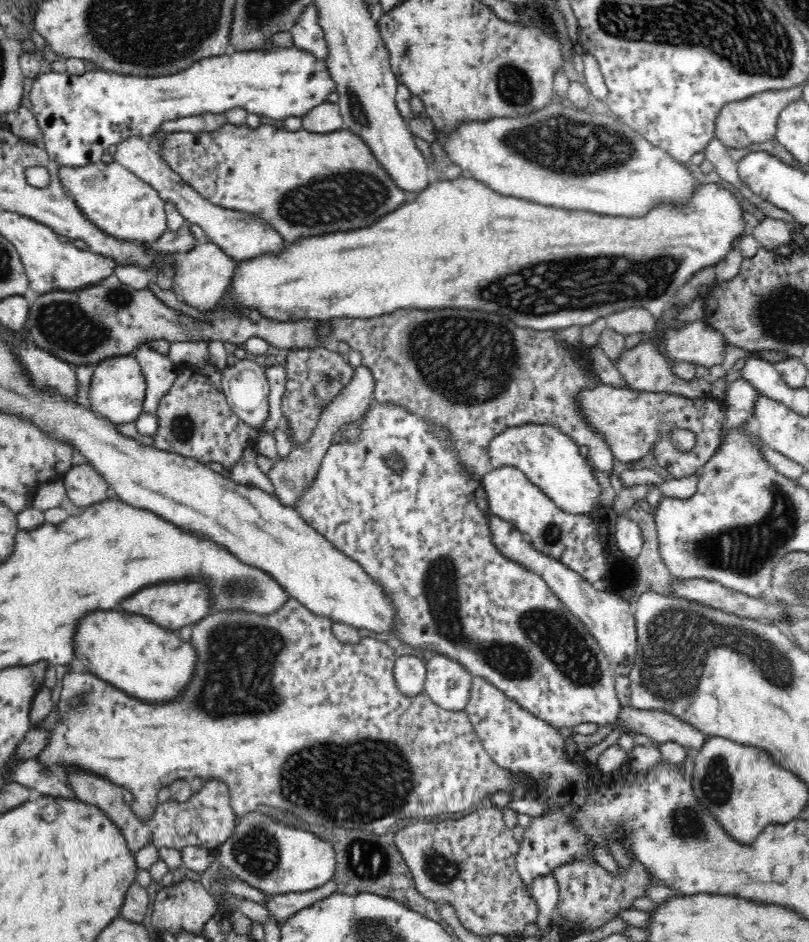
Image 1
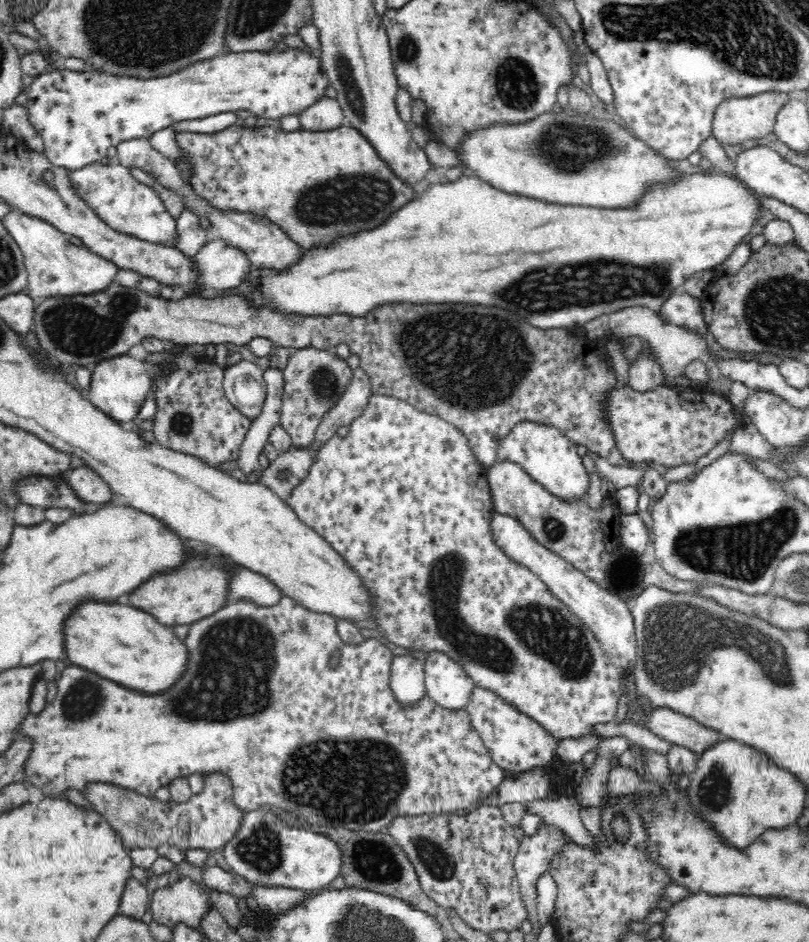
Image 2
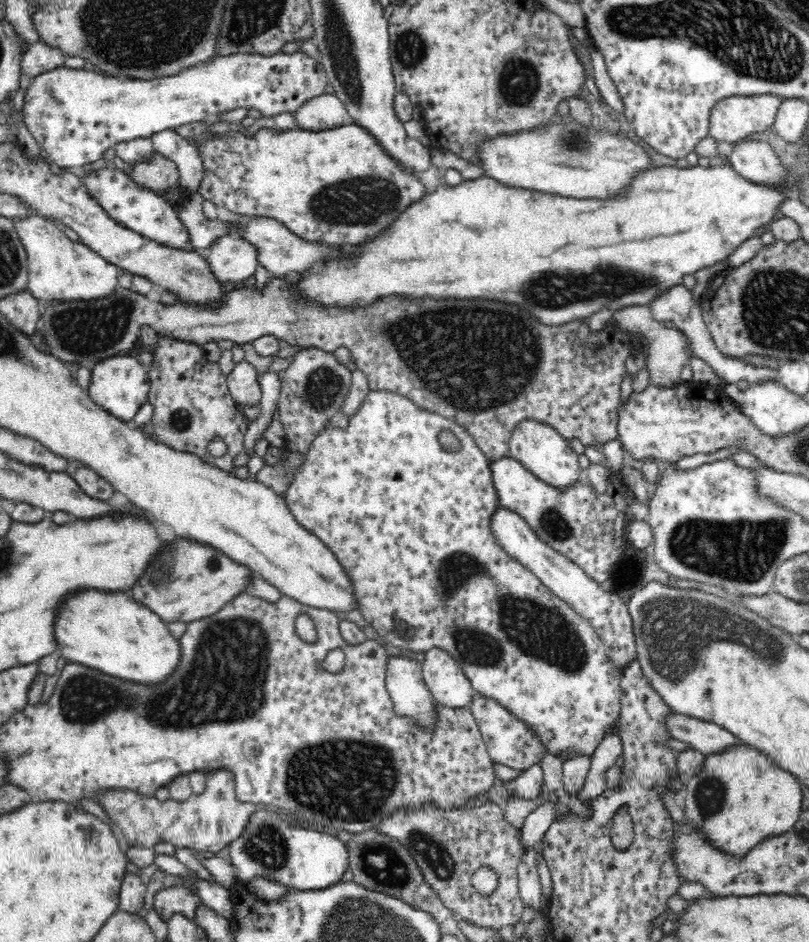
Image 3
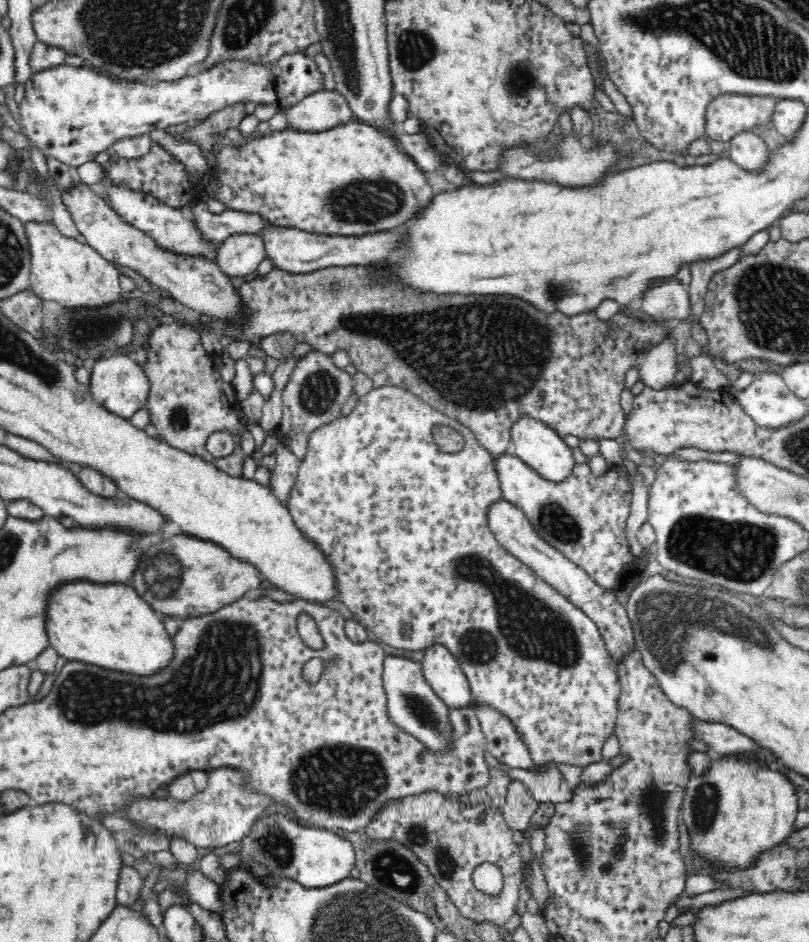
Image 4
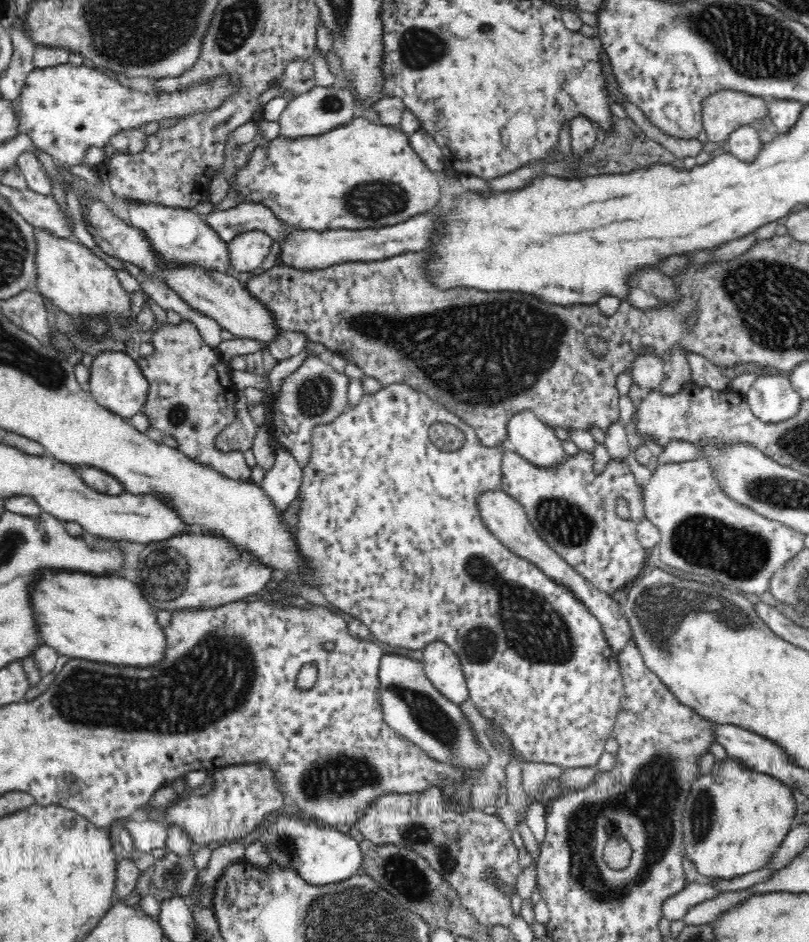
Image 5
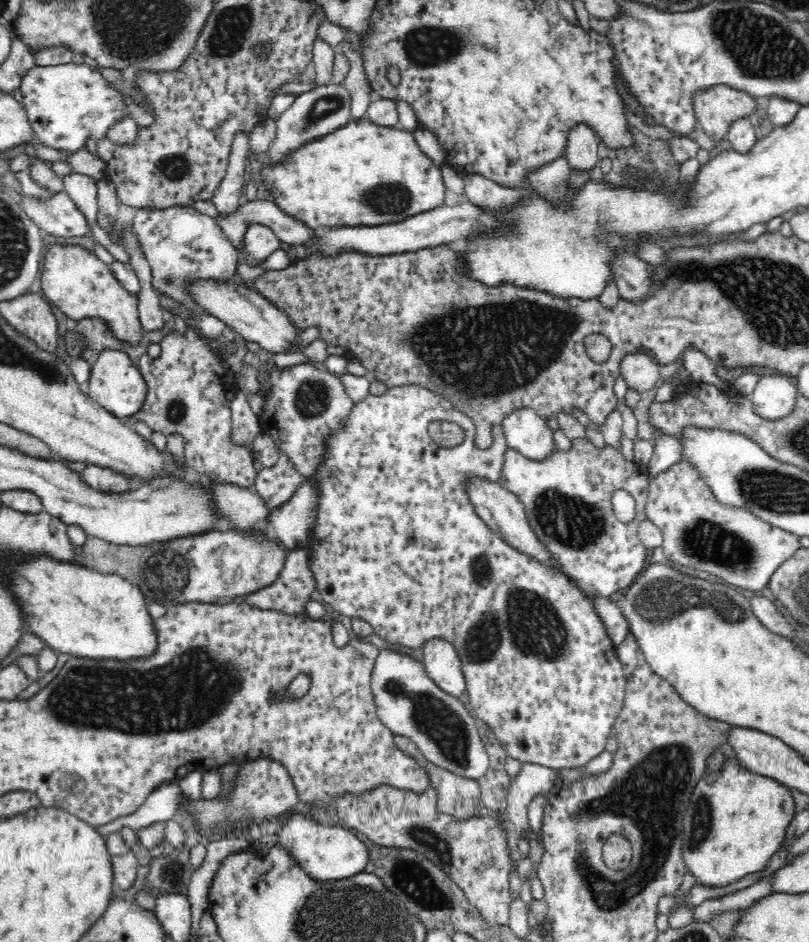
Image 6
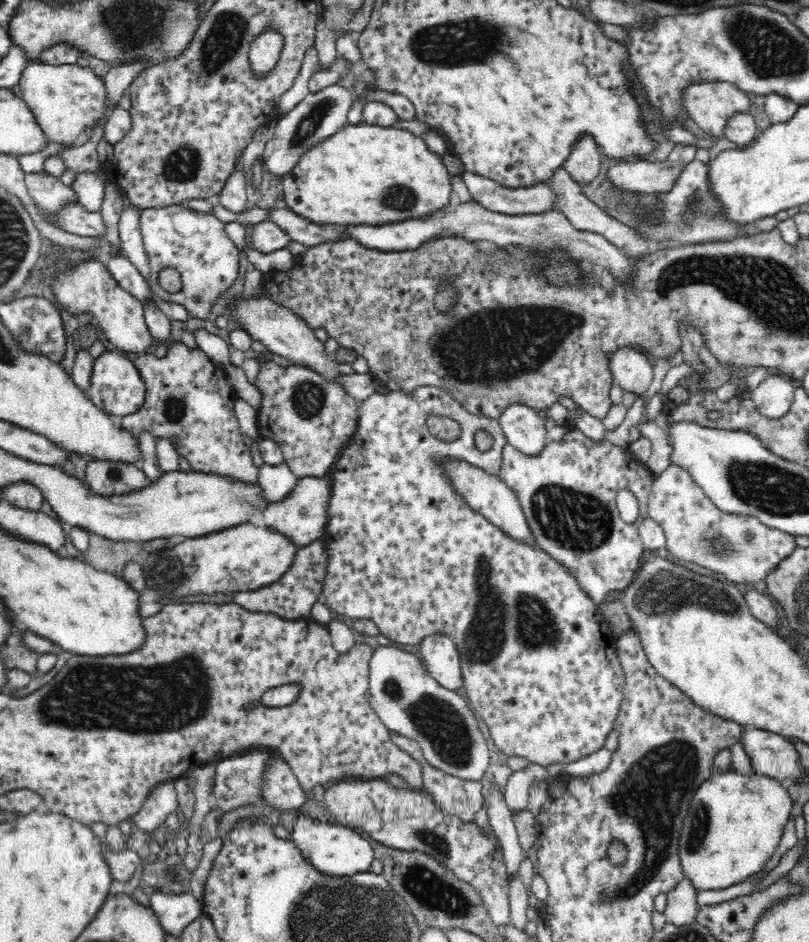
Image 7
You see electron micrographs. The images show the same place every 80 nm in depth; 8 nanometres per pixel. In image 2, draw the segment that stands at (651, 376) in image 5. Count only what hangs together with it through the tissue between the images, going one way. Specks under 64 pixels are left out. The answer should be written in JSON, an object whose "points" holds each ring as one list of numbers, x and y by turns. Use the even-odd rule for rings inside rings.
{"points":[[639,306,621,308,616,312,608,313,609,328,618,337,638,337,649,349,651,358,658,363,663,374,665,386,675,386,675,380,684,375,684,370,690,362,700,358,705,359,705,340,680,326,664,322,652,309]]}

